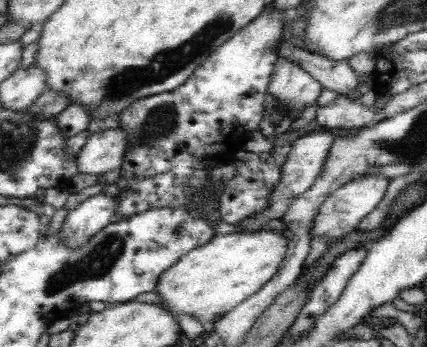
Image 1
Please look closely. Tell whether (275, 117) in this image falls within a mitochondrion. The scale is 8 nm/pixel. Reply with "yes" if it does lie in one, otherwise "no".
yes

